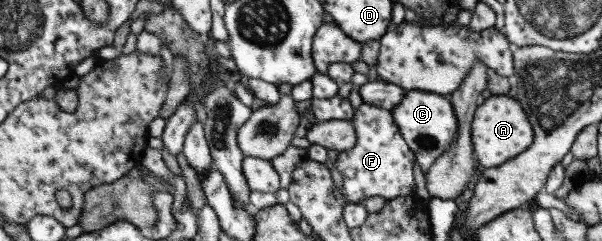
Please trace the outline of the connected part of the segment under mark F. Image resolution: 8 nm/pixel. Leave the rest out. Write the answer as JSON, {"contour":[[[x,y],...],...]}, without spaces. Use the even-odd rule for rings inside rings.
{"contour":[[[362,103],[354,110],[350,121],[356,138],[353,147],[339,152],[335,161],[328,163],[332,173],[342,178],[346,199],[358,203],[373,195],[385,200],[413,198],[411,187],[415,157],[399,134],[390,111]]]}

